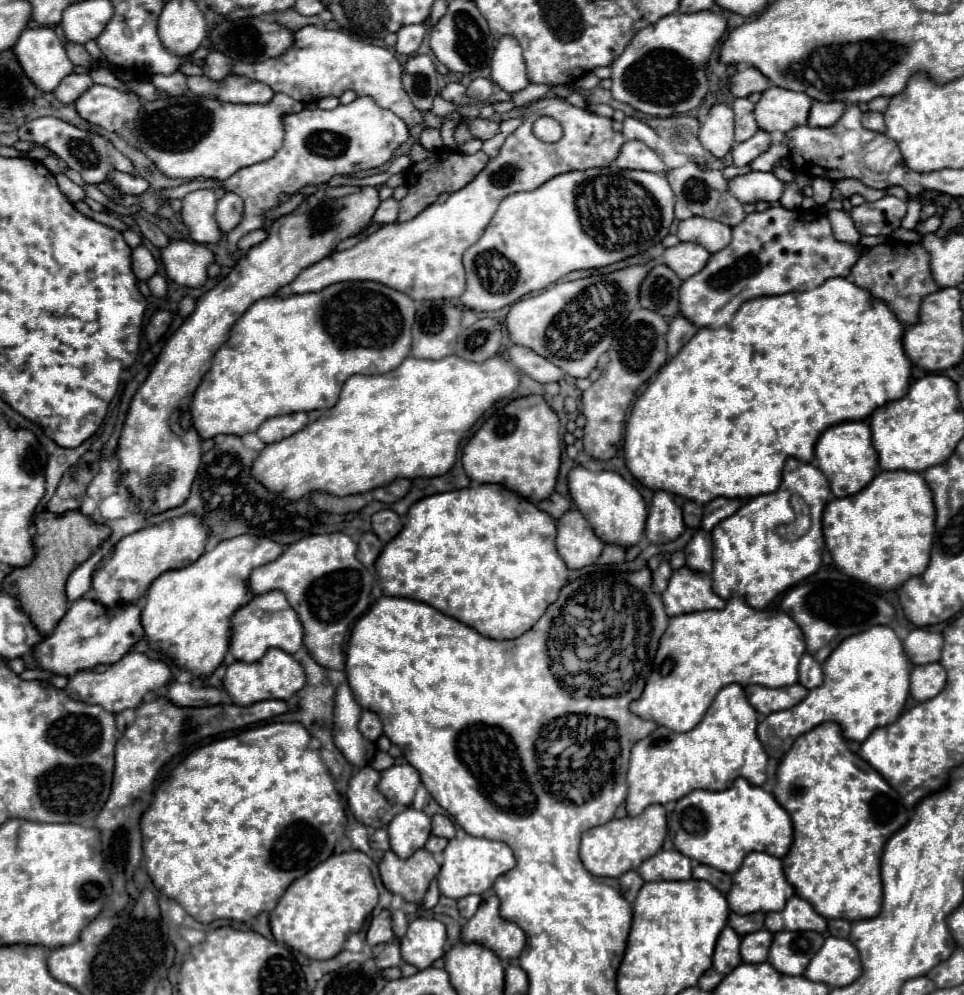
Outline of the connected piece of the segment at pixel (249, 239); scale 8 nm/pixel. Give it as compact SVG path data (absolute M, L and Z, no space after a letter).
M257 229L257 231L251 231L251 233L247 233L247 235L243 235L243 237L239 239L237 247L239 247L239 249L249 249L249 247L253 247L253 245L261 243L261 241L263 241L265 237L267 237L267 233L265 233L263 229Z

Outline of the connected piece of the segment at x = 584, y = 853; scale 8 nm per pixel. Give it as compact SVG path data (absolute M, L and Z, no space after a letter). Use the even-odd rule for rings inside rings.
M649 805L641 815L611 819L605 825L589 829L581 837L579 855L585 869L601 877L621 877L623 873L637 869L647 857L653 857L667 835L667 819L663 805Z

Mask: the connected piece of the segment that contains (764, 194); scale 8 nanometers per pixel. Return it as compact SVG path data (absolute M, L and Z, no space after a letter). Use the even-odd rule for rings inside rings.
M751 171L747 175L733 177L729 181L729 189L741 203L759 203L759 201L773 203L781 199L785 191L785 183L777 179L775 173L771 171L767 173Z

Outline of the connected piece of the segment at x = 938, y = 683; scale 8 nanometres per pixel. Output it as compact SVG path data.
M939 663L917 665L911 671L911 697L917 701L927 701L935 697L947 681L947 673Z

